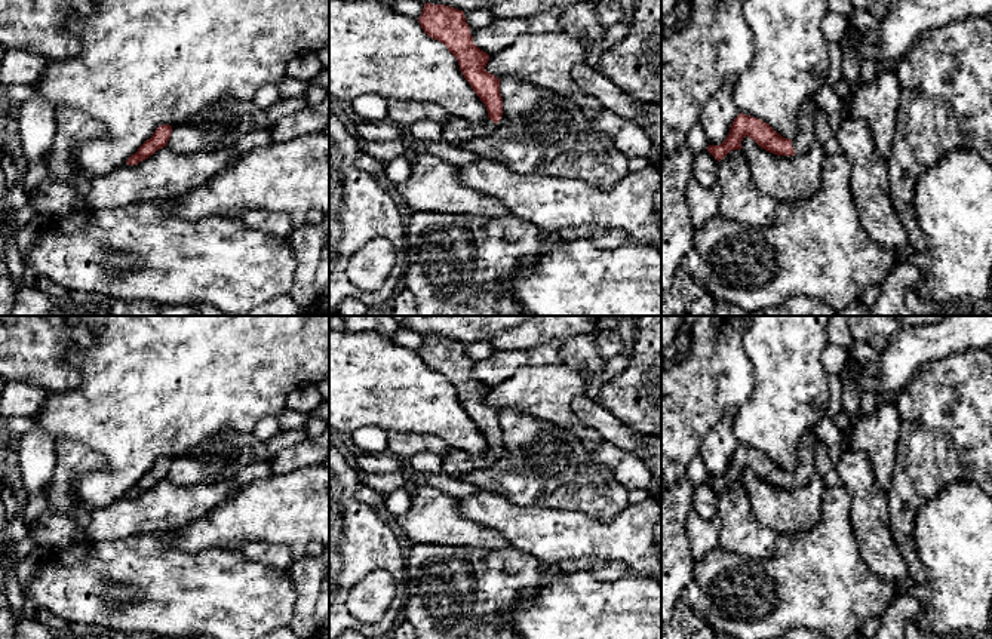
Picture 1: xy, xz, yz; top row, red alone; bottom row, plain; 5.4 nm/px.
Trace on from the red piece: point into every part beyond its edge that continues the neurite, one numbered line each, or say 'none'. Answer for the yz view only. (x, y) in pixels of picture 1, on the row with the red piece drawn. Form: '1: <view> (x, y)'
1: yz (805, 137)

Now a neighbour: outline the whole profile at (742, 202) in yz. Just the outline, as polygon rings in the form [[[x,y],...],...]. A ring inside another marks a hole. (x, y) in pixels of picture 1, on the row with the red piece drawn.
[[[743,150],[730,151],[719,162],[716,182],[721,187],[721,216],[752,228],[774,224],[778,202],[755,185]]]

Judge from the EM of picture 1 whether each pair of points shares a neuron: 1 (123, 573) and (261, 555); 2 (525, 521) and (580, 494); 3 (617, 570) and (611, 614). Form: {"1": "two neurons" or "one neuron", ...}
{"1": "two neurons", "2": "two neurons", "3": "two neurons"}

